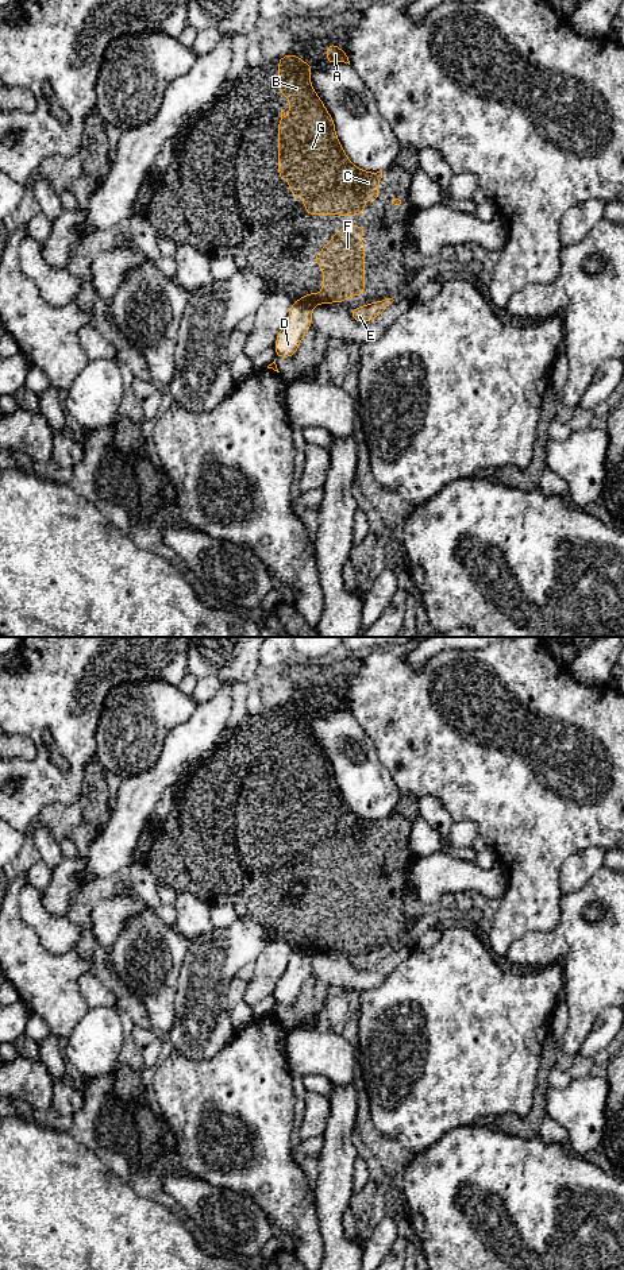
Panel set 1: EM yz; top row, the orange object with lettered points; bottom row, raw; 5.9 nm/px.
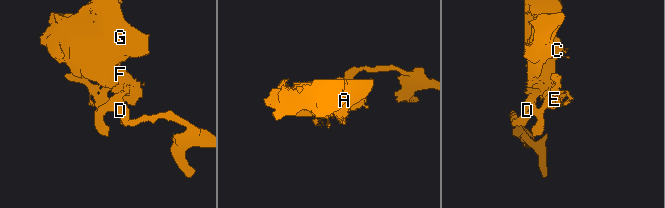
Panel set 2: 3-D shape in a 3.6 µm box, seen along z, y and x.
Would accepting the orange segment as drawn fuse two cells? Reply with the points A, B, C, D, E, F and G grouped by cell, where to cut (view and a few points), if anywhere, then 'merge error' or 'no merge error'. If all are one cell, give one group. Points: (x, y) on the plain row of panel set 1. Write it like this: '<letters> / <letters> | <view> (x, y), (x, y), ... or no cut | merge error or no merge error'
A B C E F G / D | yz (300, 948), (312, 954) | merge error

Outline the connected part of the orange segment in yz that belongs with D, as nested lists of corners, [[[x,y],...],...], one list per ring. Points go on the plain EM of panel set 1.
[[[292,949],[288,968],[276,987],[276,1005],[292,1005],[296,1001],[307,978],[312,974],[312,958],[313,954],[308,950]]]

